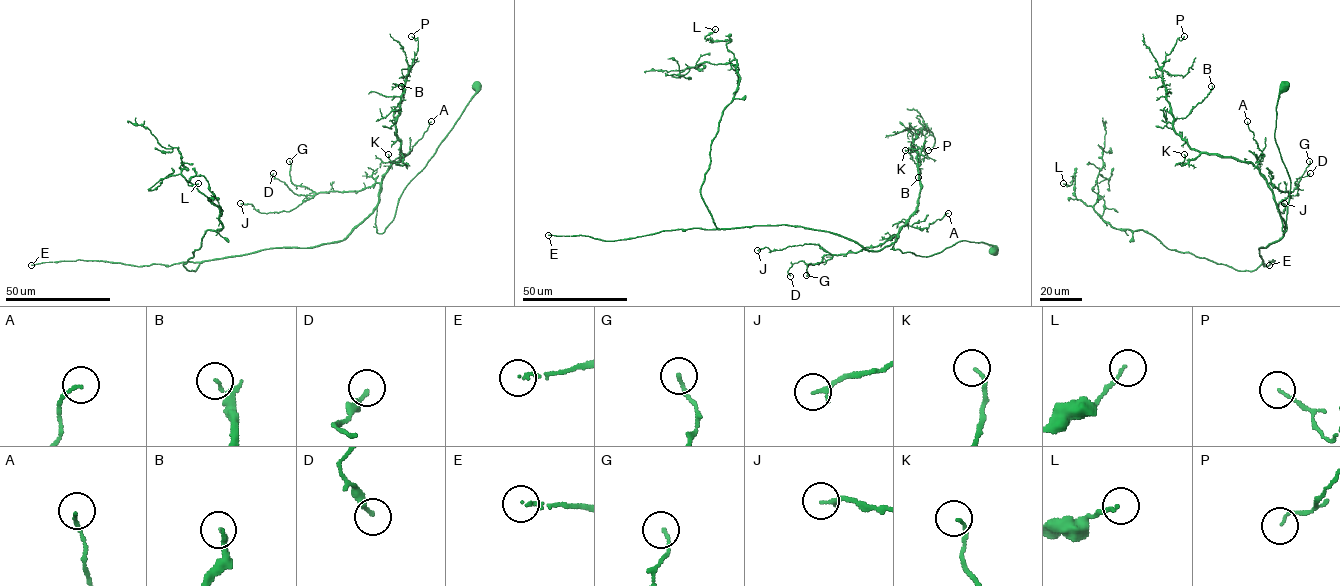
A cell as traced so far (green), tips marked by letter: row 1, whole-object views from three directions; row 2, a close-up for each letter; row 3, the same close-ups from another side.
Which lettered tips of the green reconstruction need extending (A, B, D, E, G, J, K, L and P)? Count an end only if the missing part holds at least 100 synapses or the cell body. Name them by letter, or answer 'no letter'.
E

